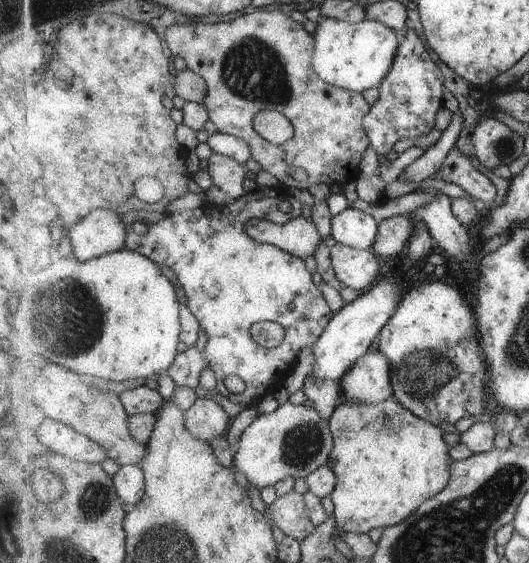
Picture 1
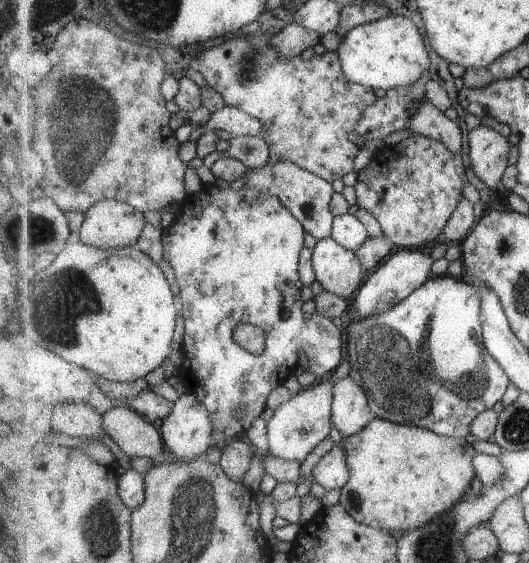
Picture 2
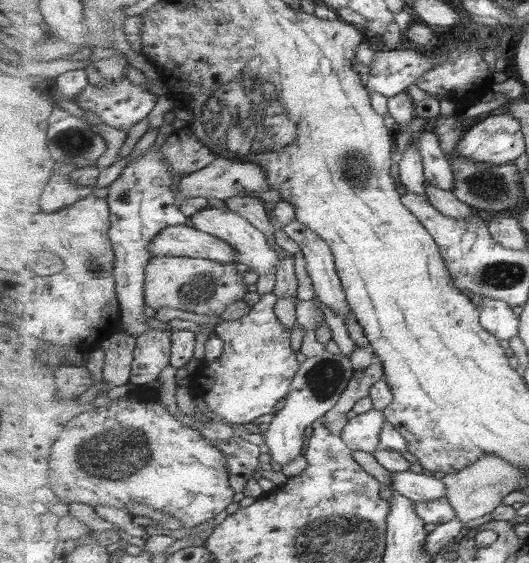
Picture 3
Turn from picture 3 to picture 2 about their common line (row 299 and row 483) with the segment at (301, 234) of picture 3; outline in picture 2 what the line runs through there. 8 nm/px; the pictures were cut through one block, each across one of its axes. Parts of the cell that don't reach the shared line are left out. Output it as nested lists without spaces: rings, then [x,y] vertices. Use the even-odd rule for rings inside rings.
[[[341,442],[335,445],[333,450],[323,456],[323,460],[320,460],[319,464],[315,466],[312,474],[314,482],[326,490],[342,489],[349,482],[351,476],[345,446]]]

